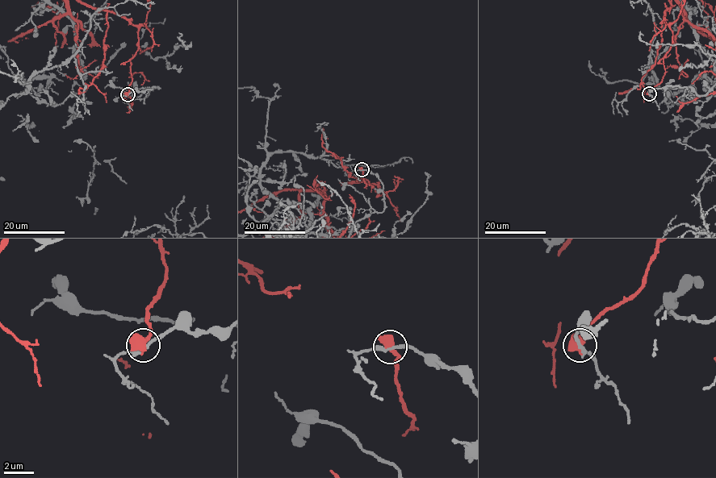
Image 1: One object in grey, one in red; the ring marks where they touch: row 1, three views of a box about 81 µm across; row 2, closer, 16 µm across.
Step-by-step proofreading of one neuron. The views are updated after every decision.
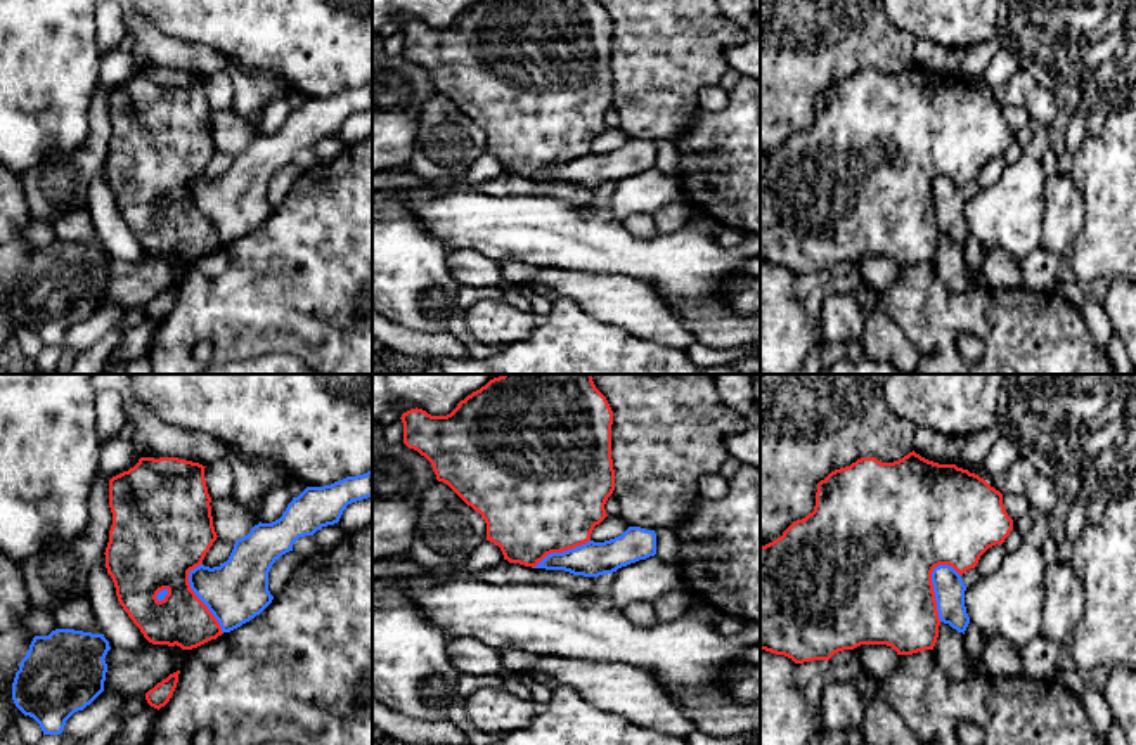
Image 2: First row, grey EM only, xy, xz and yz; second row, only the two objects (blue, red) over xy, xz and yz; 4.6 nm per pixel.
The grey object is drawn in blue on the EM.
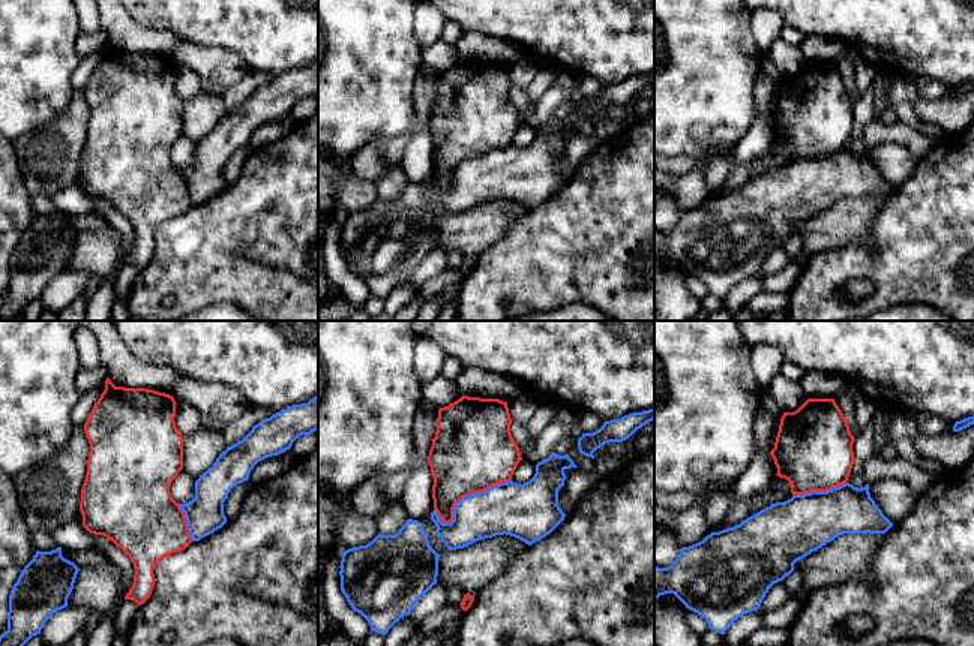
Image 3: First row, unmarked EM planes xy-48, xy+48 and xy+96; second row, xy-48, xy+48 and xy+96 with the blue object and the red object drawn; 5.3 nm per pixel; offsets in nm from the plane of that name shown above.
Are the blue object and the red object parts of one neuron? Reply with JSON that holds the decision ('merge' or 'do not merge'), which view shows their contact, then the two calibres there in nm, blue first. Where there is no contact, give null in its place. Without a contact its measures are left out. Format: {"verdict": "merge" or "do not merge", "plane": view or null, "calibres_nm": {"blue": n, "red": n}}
{"verdict": "do not merge", "plane": "yz", "calibres_nm": {"blue": 140, "red": 480}}

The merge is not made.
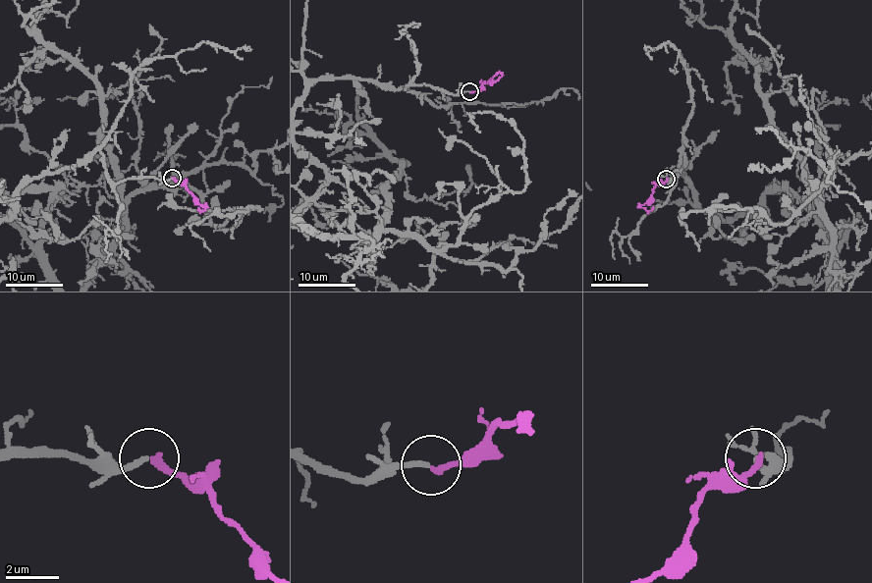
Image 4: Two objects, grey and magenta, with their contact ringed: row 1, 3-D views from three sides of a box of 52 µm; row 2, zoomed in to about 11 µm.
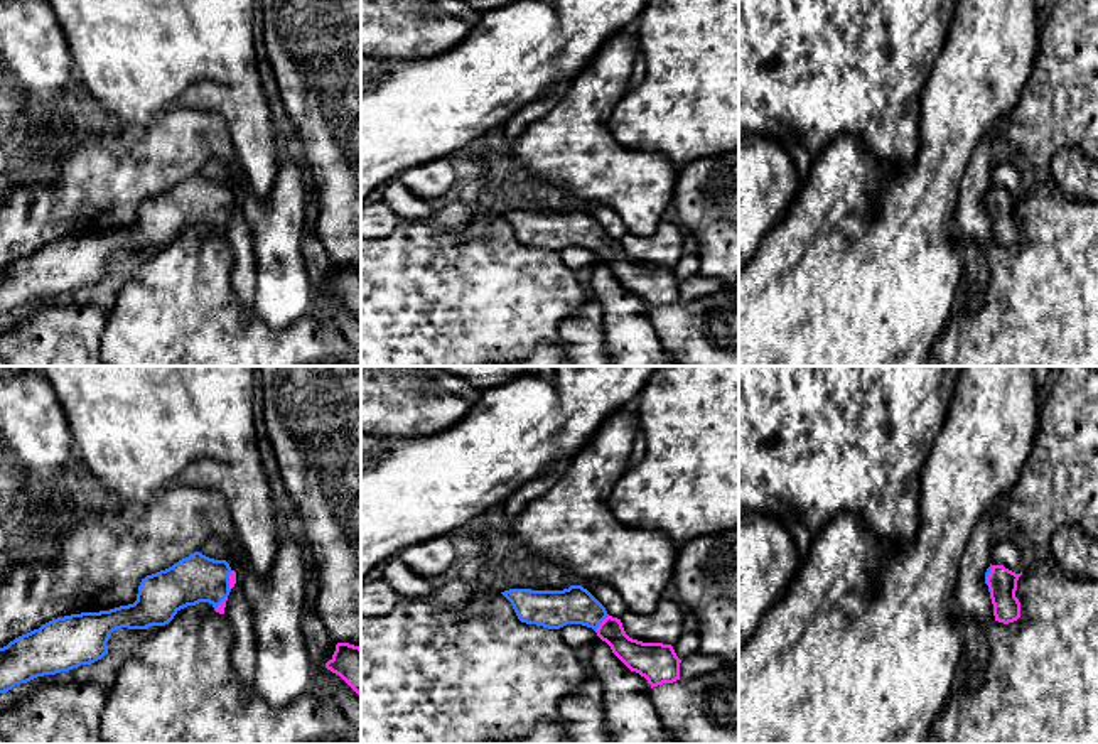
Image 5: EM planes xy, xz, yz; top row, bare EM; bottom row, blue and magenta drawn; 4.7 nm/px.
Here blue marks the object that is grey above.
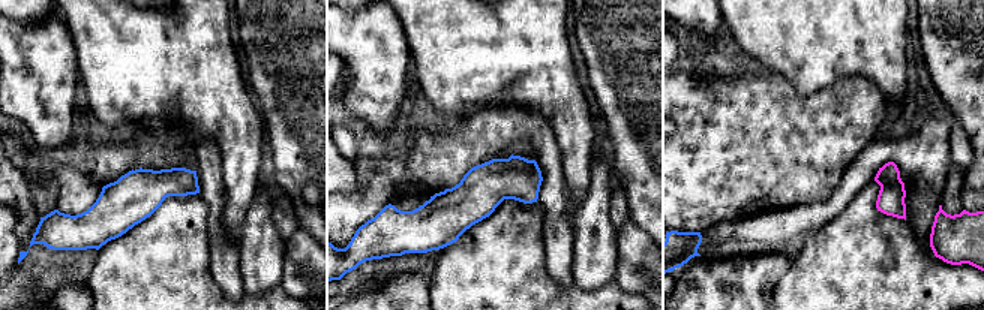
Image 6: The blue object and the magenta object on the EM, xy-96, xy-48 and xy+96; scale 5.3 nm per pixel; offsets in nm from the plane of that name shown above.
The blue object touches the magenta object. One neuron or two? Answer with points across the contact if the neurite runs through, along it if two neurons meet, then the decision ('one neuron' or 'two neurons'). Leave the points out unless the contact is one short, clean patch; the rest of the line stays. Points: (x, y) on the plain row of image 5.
way xz (554, 231), (586, 231), (601, 243), (638, 279); one neuron

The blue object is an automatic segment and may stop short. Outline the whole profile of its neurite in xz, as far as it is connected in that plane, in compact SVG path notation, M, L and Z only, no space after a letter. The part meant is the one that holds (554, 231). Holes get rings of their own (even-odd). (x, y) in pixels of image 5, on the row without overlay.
M582 208L563 213L509 211L501 214L513 228L518 241L548 251L567 246L592 250L612 275L653 309L680 302L680 285L671 267L643 265L626 256L621 241L607 236L606 229Z

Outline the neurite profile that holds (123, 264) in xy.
M150 248L147 251L116 251L106 265L108 275L128 280L160 250L164 248Z

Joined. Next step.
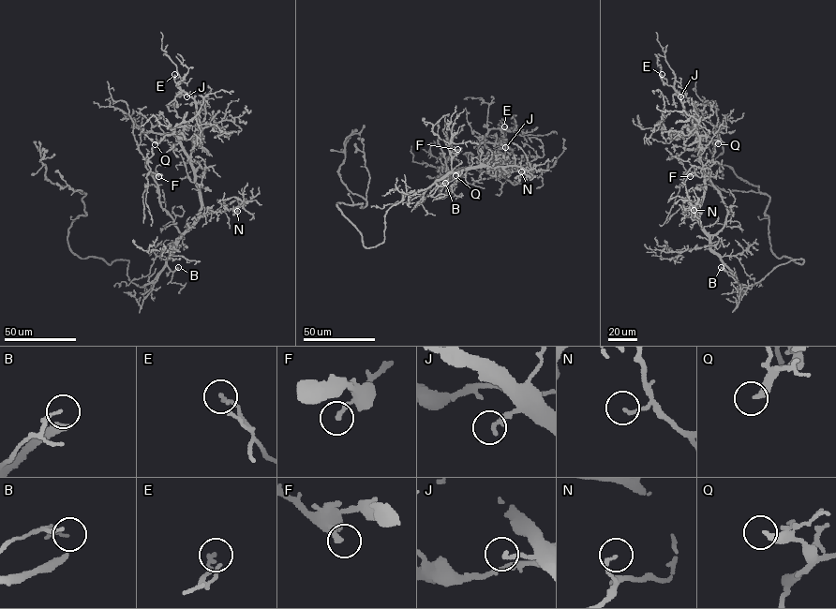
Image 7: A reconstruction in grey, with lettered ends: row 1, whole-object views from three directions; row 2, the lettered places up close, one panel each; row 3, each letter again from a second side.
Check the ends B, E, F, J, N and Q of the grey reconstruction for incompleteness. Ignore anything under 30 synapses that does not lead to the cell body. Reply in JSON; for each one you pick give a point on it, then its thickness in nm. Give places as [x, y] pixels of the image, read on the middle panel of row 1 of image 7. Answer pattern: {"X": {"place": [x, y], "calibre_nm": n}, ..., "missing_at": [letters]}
{"B": {"place": [445, 183], "calibre_nm": 120}, "Q": {"place": [455, 175], "calibre_nm": 300}, "missing_at": ["B", "Q"]}

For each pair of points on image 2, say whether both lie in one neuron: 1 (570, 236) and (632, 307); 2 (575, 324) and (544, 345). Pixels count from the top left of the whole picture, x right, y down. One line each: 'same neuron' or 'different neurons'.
1: different neurons
2: same neuron

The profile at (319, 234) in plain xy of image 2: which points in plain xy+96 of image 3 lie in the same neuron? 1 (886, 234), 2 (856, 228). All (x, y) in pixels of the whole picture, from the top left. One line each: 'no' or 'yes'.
1: yes
2: no

